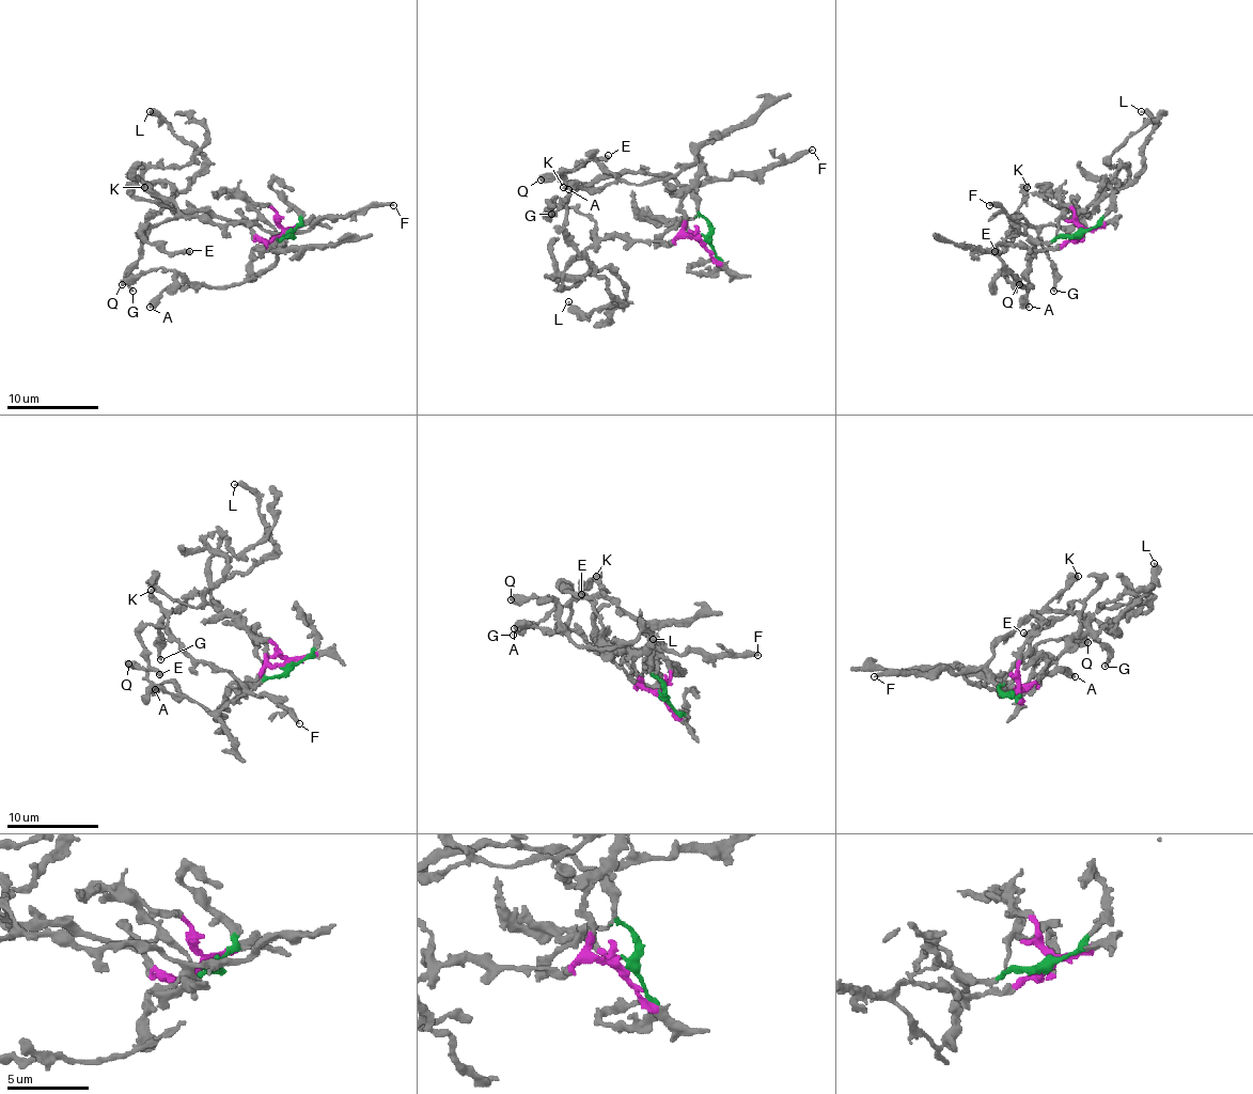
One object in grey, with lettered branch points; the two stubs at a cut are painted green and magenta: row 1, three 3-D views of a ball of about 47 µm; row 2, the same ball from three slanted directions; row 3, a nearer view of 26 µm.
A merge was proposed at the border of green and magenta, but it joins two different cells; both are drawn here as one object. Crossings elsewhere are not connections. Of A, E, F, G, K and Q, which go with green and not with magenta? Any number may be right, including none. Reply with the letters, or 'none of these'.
E, F, G, K

